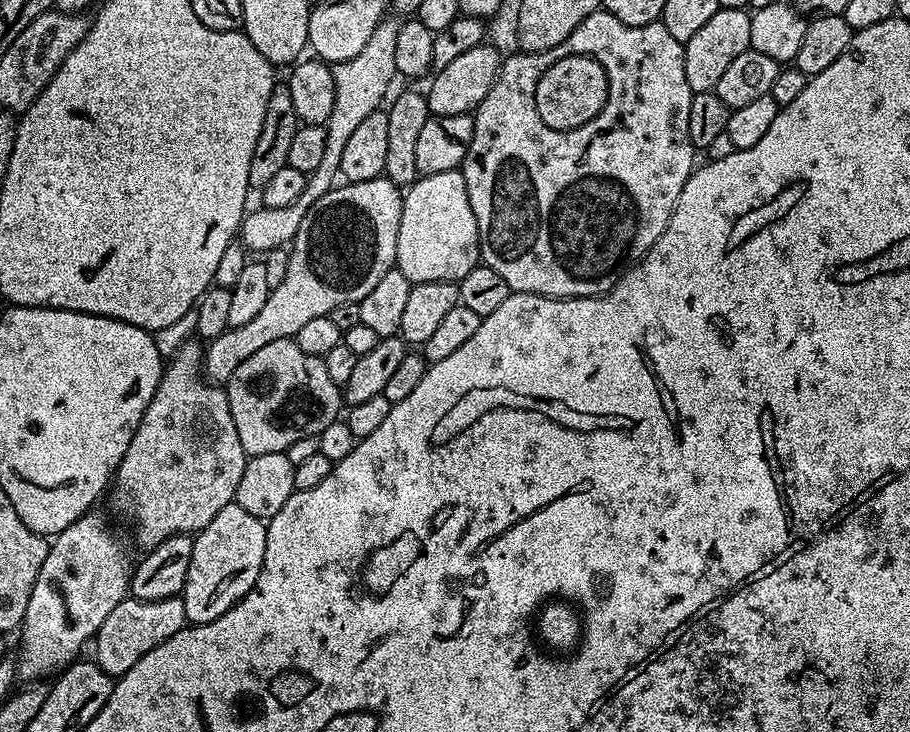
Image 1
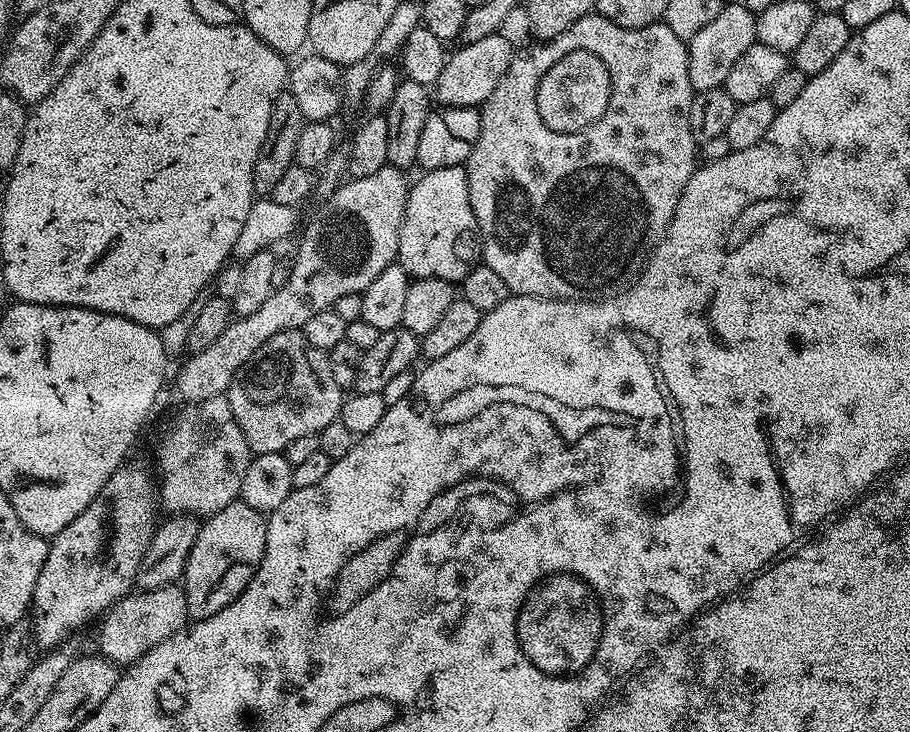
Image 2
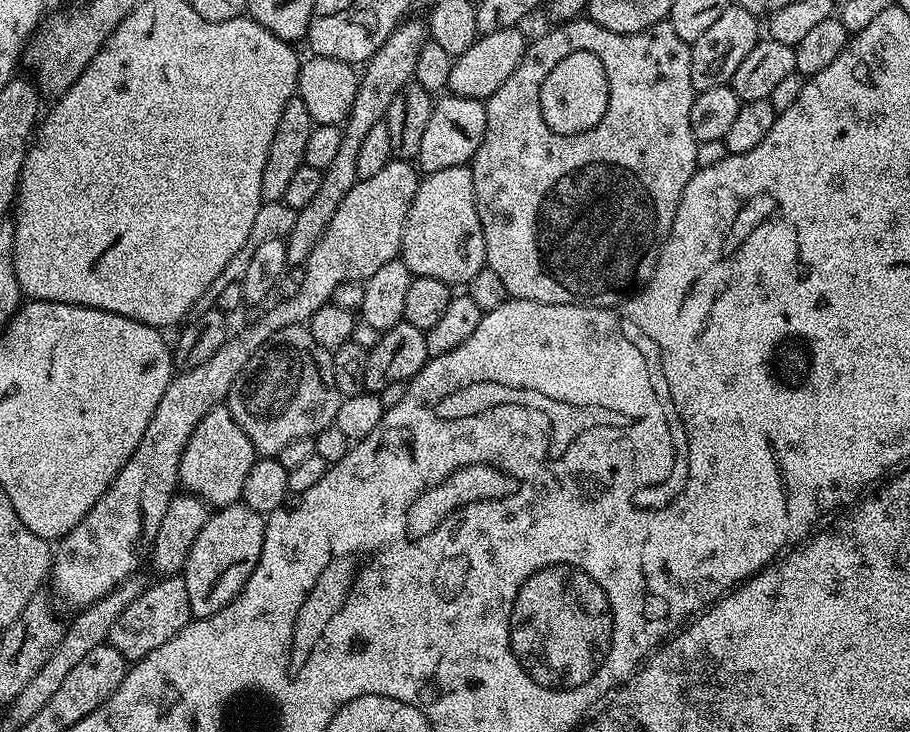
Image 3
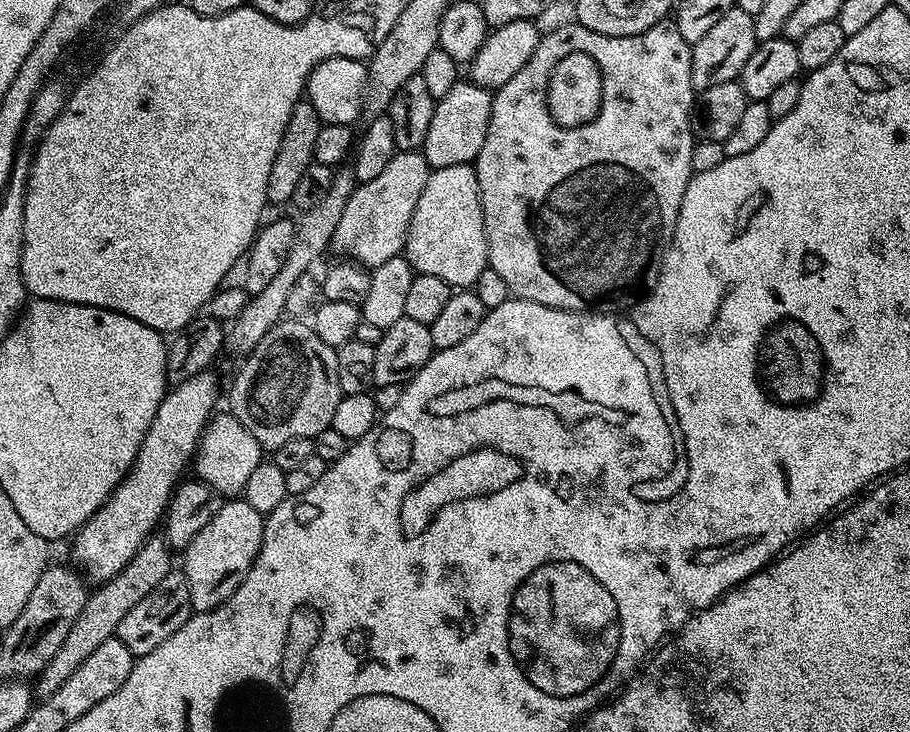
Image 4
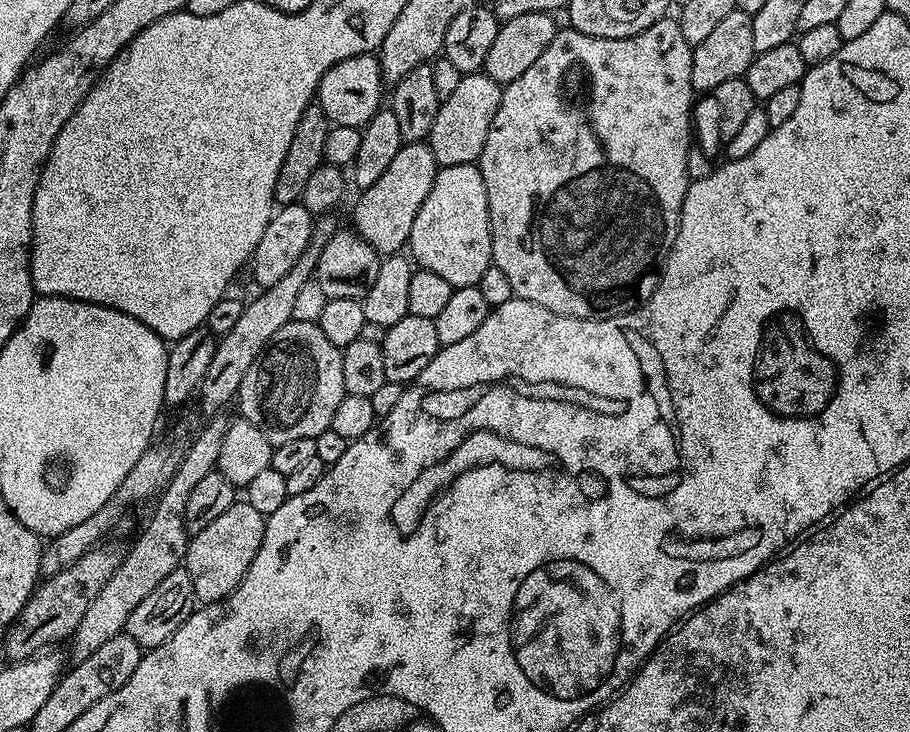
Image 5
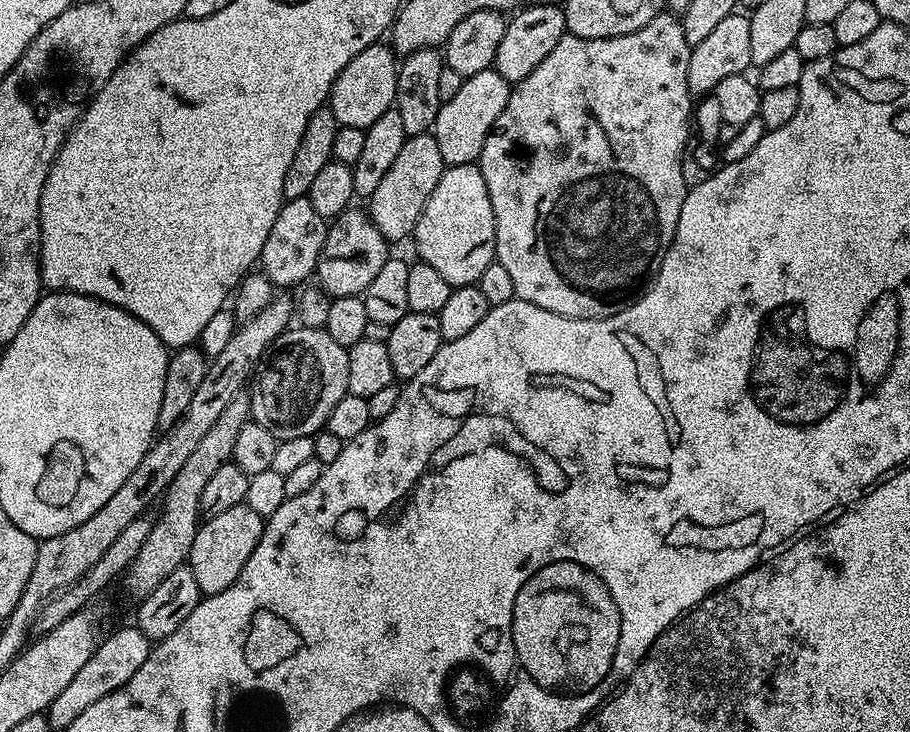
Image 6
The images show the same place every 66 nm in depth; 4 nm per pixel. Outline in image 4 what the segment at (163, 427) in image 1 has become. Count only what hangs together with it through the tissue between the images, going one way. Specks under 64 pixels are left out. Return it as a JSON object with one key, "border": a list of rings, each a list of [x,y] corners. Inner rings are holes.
{"border":[[[231,411],[222,412],[213,415],[203,436],[200,437],[194,457],[195,475],[210,484],[221,497],[236,498],[243,493],[250,474],[258,470],[266,452],[261,448],[258,438],[254,438],[254,434],[250,434],[250,430],[246,430],[246,426],[242,426],[242,422],[238,422],[238,418],[233,416]]]}

